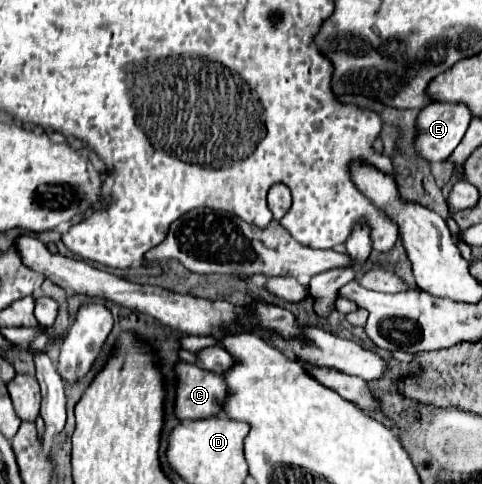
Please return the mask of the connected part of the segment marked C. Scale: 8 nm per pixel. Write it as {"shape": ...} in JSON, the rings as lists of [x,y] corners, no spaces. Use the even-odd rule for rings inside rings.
{"shape":[[[182,362],[176,366],[176,416],[180,420],[202,420],[218,416],[228,396],[228,386],[220,374],[208,372],[198,364]]]}

